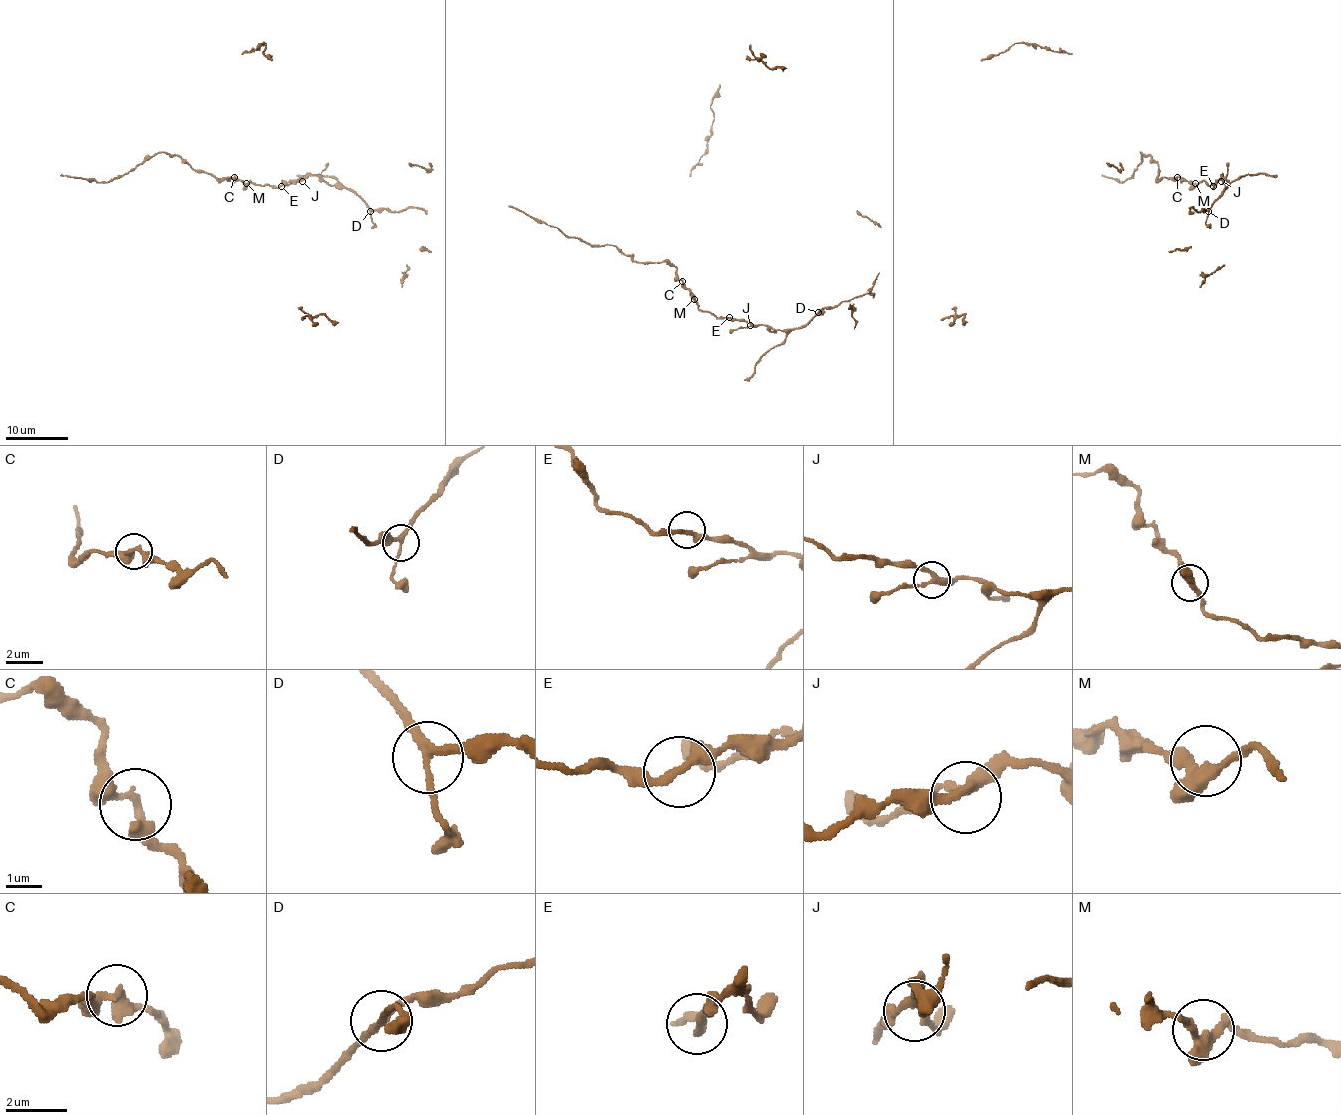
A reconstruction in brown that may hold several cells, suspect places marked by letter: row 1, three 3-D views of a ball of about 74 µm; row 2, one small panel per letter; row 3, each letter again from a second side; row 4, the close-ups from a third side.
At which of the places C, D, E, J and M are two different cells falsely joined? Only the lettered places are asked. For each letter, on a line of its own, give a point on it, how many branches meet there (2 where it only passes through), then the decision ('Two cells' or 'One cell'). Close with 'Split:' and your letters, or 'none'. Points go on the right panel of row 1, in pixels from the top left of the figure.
C: Place: (1177, 177). Branches: 3. One cell
D: Place: (1208, 211). Branches: 3. One cell
E: Place: (1213, 186). Branches: 2. One cell
J: Place: (1221, 181). Branches: 3. One cell
M: Place: (1195, 183). Branches: 3. One cell
Split: none

